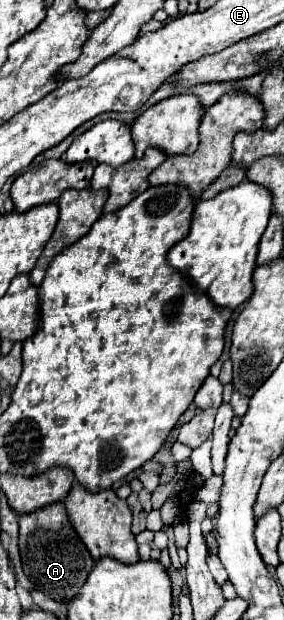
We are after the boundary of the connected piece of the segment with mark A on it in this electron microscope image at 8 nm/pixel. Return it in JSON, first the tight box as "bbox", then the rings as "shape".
{"bbox":[20,502,94,602],"shape":[[[56,502],[20,516],[20,556],[24,574],[36,590],[48,594],[56,602],[70,602],[86,582],[94,560],[72,528],[64,502]]]}

